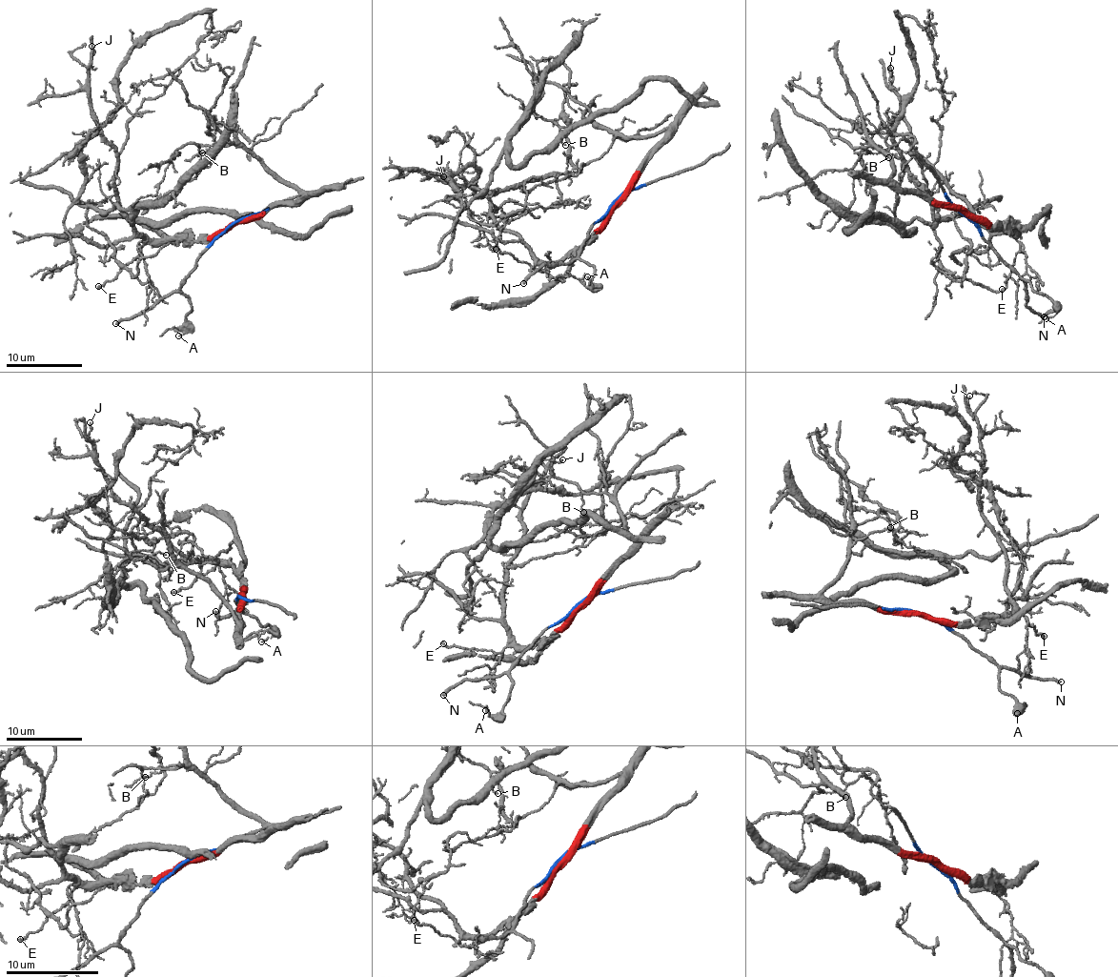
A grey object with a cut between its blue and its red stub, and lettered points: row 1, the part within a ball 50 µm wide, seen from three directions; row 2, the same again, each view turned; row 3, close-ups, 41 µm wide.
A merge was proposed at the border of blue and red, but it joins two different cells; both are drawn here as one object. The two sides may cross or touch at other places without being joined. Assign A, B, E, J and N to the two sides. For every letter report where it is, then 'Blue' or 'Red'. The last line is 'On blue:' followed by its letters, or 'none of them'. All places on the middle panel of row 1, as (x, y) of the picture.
A: Place: (587, 276). Blue
B: Place: (565, 145). Red
E: Place: (496, 249). Red
J: Place: (443, 176). Red
N: Place: (523, 283). Blue
On blue: A, N

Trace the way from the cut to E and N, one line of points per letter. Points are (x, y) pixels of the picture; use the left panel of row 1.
E: (234, 224), (194, 240), (149, 241), (117, 274), (98, 287)
N: (234, 224), (202, 253), (196, 266), (176, 290), (115, 324)

